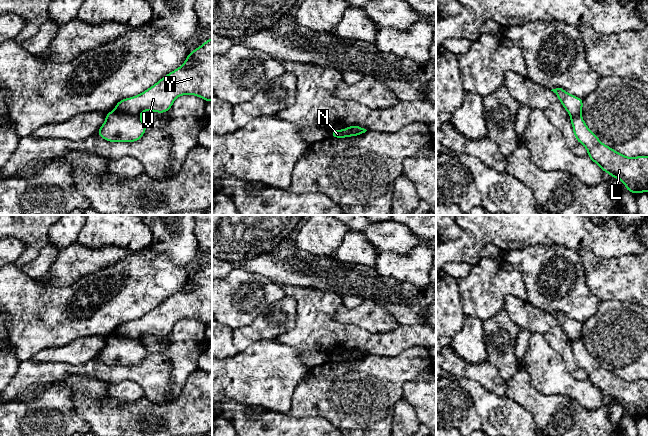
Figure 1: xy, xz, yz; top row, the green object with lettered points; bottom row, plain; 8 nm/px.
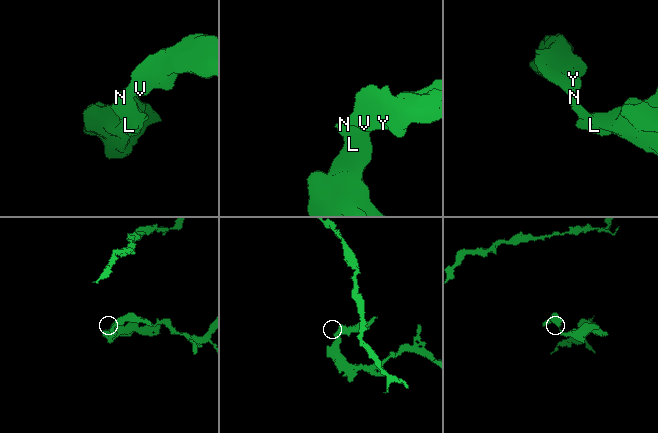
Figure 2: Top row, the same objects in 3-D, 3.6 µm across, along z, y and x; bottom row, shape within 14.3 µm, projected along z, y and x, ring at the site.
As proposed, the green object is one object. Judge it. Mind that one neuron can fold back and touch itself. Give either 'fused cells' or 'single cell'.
fused cells

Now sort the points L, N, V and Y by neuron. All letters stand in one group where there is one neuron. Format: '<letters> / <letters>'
L N / V Y

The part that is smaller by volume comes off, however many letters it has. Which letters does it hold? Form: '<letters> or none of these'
V, Y

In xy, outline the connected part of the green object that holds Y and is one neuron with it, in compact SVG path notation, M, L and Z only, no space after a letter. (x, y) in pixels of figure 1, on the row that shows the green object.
M212 38L190 52L179 68L165 75L141 94L120 100L114 110L134 116L141 115L143 111L166 113L175 99L182 95L195 95L206 102L212 101Z

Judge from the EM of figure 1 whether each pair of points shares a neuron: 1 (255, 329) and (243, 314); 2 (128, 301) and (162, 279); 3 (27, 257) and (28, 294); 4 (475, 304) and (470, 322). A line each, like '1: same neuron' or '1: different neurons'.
1: different neurons
2: same neuron
3: different neurons
4: different neurons

